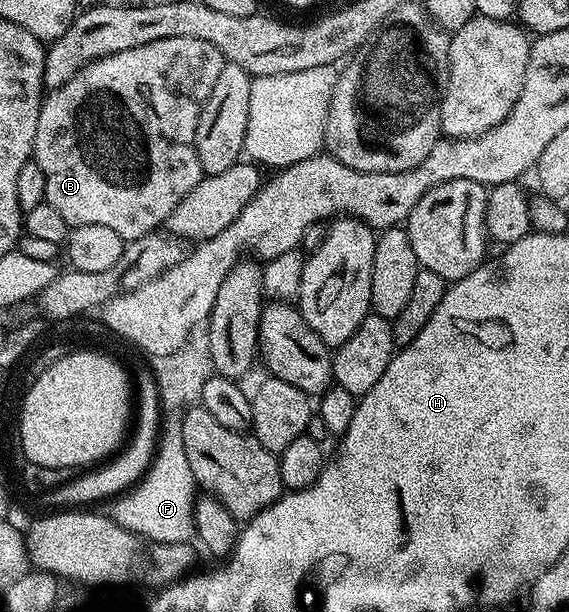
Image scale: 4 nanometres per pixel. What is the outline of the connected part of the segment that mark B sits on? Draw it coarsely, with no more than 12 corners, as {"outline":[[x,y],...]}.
{"outline":[[200,38],[94,60],[32,157],[70,228],[157,233],[203,178]]}

